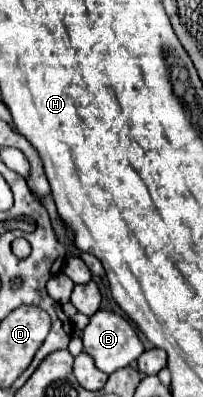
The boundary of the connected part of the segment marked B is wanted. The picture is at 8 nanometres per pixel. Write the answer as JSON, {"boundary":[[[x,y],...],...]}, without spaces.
{"boundary":[[[96,311],[90,317],[88,327],[82,331],[82,341],[84,341],[84,351],[94,359],[96,367],[104,373],[114,373],[122,367],[132,365],[138,359],[138,355],[144,351],[142,341],[138,339],[132,325],[124,317],[112,311]]]}

